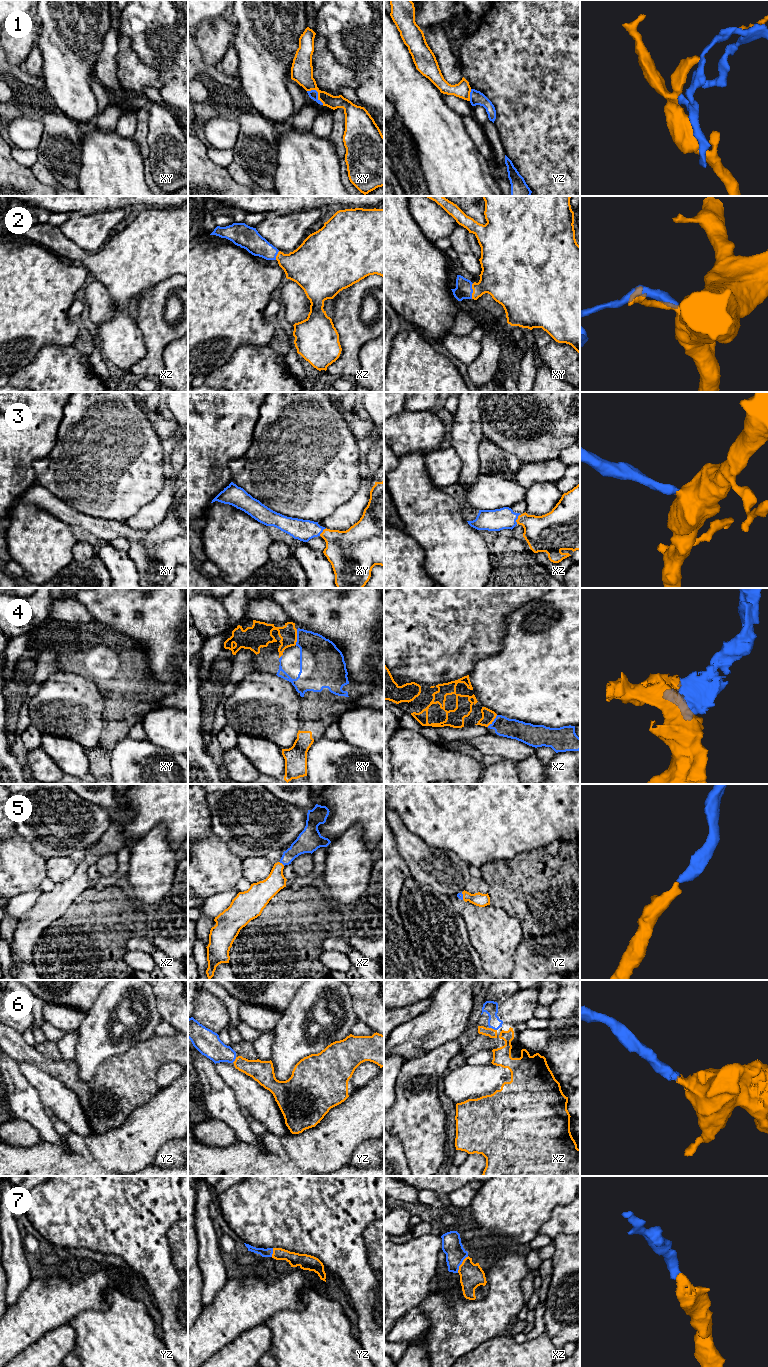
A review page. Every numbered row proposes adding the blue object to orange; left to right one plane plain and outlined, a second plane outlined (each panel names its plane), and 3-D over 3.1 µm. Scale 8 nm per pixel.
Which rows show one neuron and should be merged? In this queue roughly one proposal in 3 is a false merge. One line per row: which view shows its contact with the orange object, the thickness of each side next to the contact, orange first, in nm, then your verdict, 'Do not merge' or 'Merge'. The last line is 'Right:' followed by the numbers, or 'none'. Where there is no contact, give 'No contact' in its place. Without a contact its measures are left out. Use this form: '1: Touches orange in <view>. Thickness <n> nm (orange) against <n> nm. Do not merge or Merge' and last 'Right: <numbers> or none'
1: Touches orange in xy. Thickness 180 nm (orange) against 80 nm. Do not merge
2: Touches orange in xy. Thickness 320 nm (orange) against 140 nm. Merge
3: Touches orange in xz. Thickness 300 nm (orange) against 180 nm. Merge
4: Touches orange in xy. Thickness 140 nm (orange) against 320 nm. Merge
5: Touches orange in xz. Thickness 160 nm (orange) against 160 nm. Merge
6: Touches orange in xz. Thickness 70 nm (orange) against 110 nm. Merge
7: Touches orange in xz. Thickness 190 nm (orange) against 160 nm. Merge
Right: 2, 3, 4, 5, 6, 7

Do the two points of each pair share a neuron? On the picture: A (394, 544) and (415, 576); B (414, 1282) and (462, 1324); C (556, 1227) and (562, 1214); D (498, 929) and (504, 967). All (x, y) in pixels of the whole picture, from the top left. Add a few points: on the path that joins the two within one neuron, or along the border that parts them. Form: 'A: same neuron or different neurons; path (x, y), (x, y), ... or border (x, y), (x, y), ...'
A: same neuron; path (396, 552), (408, 568)
B: different neurons; border (439, 1273), (432, 1291), (418, 1305)
C: same neuron; path (557, 1224), (562, 1217)
D: same neuron; path (498, 938), (498, 958)

